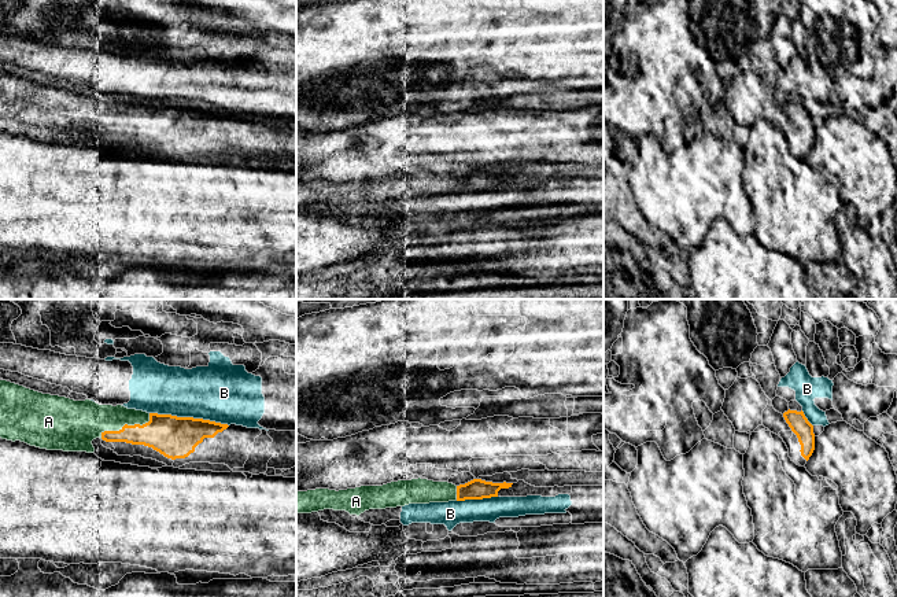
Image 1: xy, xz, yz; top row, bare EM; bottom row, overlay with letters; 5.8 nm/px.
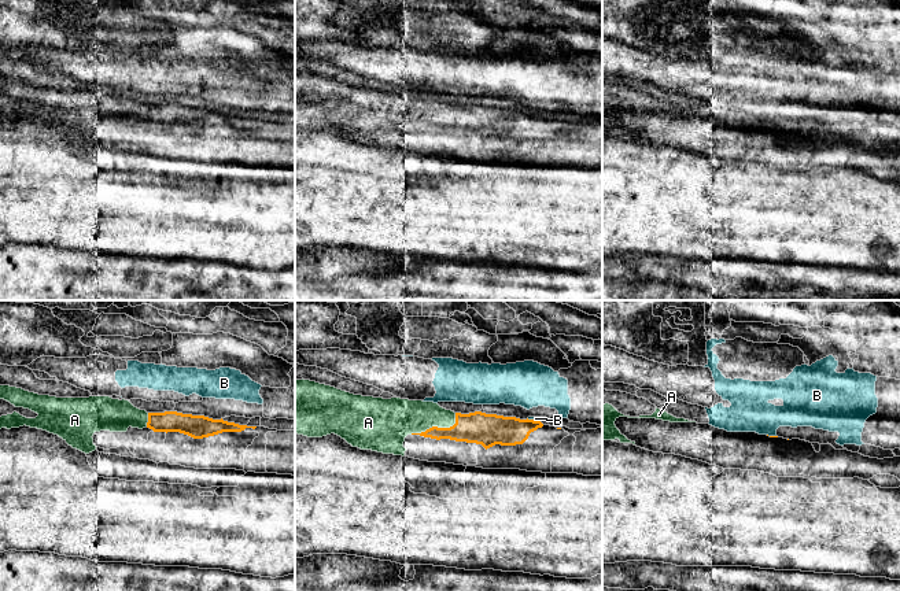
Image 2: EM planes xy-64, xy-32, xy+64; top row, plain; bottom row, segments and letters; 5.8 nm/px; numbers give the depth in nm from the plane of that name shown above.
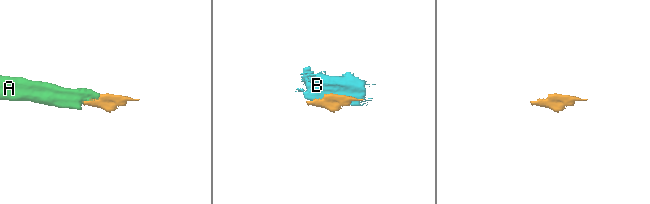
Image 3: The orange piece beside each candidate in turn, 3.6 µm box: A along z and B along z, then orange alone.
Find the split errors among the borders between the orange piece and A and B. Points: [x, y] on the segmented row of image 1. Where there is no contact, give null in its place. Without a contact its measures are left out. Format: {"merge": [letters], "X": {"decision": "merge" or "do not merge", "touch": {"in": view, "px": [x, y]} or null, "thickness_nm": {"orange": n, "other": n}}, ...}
{"merge": ["A"], "A": {"decision": "merge", "touch": {"in": "xy", "px": [126, 424]}, "thickness_nm": {"orange": 220, "other": 240}}, "B": {"decision": "do not merge", "touch": {"in": "xy", "px": [189, 417]}, "thickness_nm": {"orange": 240, "other": 360}}}

